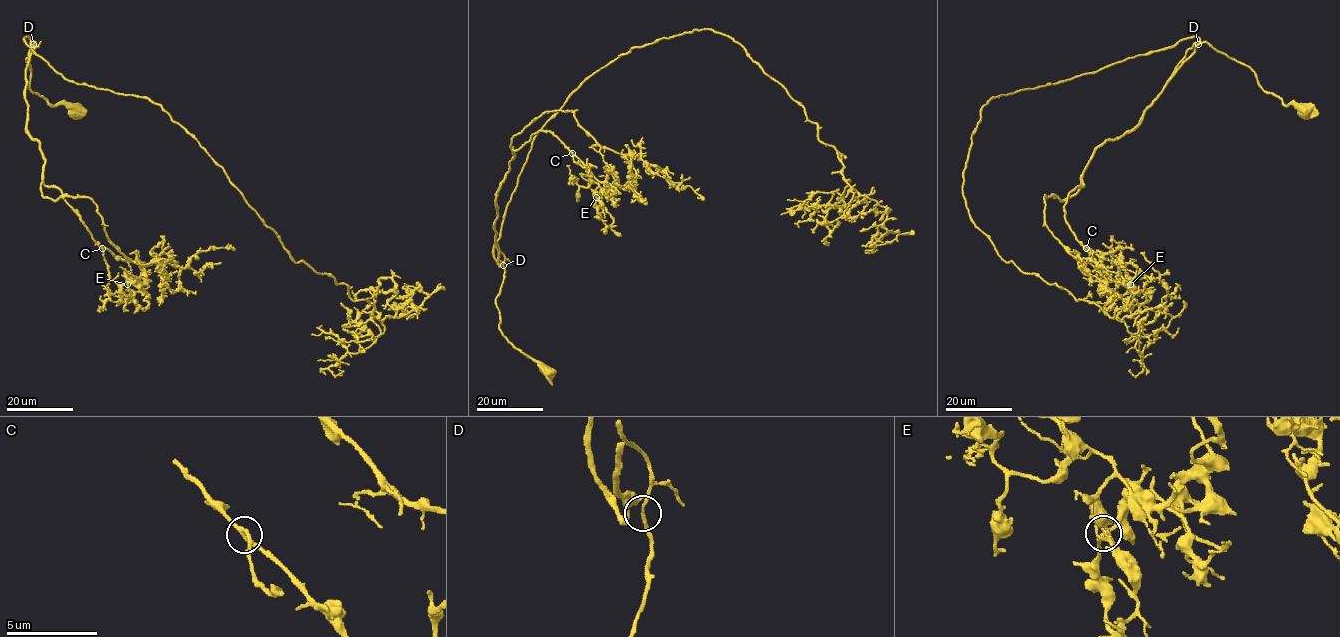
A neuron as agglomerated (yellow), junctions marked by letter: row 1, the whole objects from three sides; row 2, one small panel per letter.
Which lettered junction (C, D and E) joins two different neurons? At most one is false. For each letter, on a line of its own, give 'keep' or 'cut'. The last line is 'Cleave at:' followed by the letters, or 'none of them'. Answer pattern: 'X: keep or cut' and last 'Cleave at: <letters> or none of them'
C: keep
D: keep
E: keep
Cleave at: none of them

